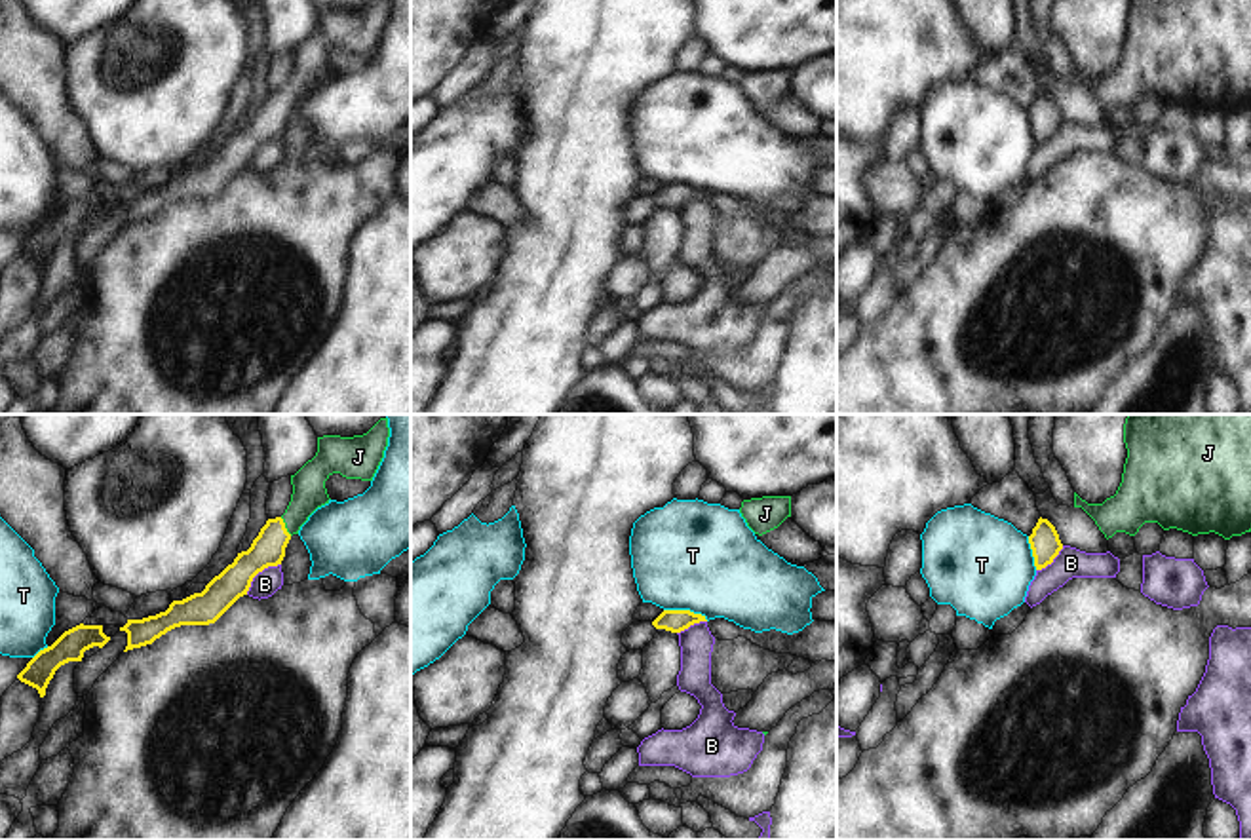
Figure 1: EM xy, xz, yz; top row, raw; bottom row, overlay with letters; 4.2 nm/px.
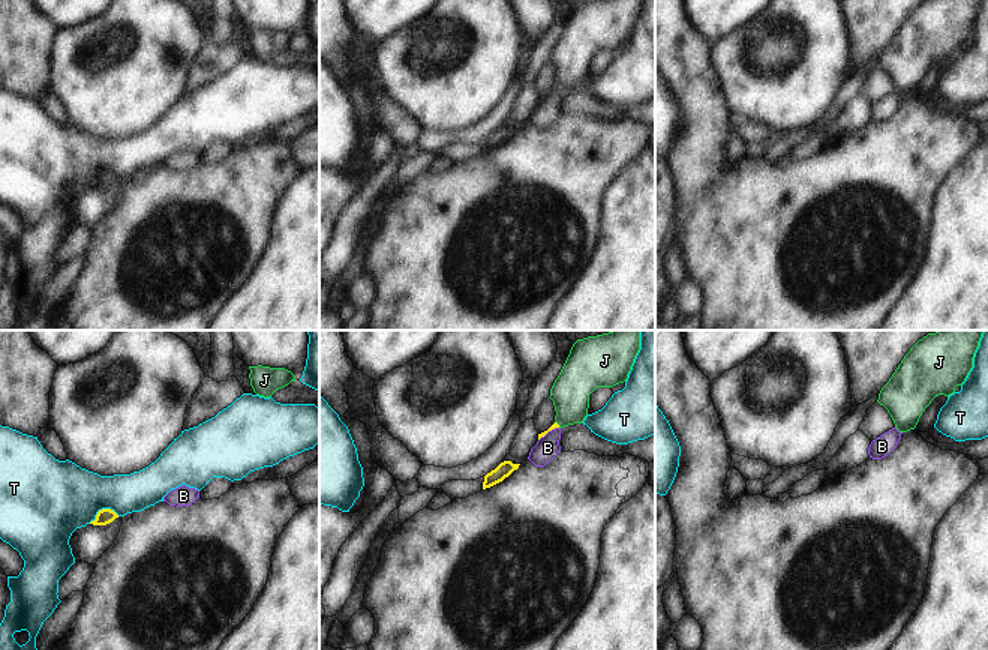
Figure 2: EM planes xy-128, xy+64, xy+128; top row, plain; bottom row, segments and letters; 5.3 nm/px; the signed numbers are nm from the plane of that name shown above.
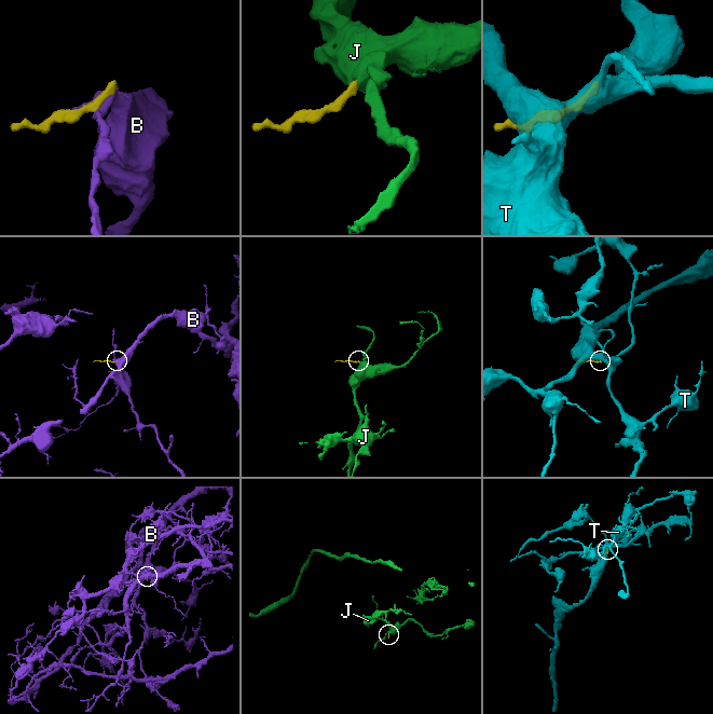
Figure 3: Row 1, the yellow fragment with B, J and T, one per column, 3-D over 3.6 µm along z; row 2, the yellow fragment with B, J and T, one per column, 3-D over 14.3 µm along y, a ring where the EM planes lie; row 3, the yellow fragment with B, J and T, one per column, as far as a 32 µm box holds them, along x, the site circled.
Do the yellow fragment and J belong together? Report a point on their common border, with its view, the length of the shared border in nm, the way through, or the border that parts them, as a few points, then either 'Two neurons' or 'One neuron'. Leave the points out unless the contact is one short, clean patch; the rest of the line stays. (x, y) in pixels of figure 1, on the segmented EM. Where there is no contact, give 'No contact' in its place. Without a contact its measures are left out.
Touches yellow at xy (284, 527). Shared border 90 nm. Path across: xy (269, 548), (284, 527), (307, 498), (308, 483). One neuron.

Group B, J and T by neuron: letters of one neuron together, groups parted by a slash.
B / J / T

